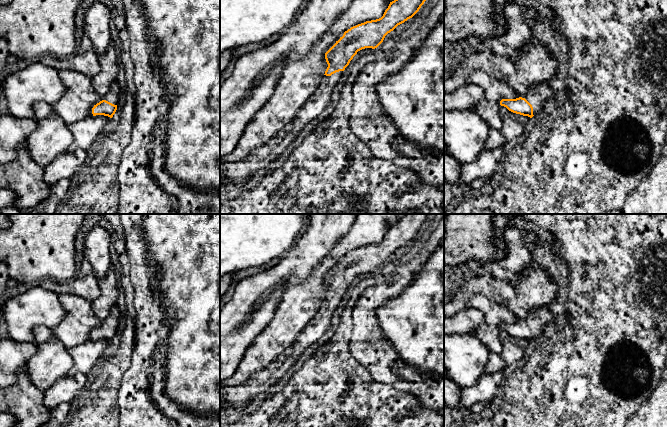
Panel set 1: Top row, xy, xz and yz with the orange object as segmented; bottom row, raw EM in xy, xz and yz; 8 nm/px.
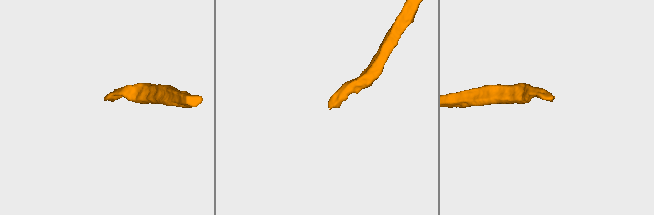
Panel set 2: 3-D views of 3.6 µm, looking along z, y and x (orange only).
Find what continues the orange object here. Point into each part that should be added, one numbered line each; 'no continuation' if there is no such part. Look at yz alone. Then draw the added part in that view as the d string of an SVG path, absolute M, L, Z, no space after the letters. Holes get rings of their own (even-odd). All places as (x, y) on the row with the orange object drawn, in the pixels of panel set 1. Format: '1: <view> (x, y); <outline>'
1: yz (539, 93); M534 84L526 94L520 97L525 98L533 107L533 115L542 111L547 100L554 99L554 91L549 84Z

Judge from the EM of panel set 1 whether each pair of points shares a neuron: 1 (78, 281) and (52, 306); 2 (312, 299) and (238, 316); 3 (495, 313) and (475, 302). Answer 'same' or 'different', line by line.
1: different
2: different
3: same

